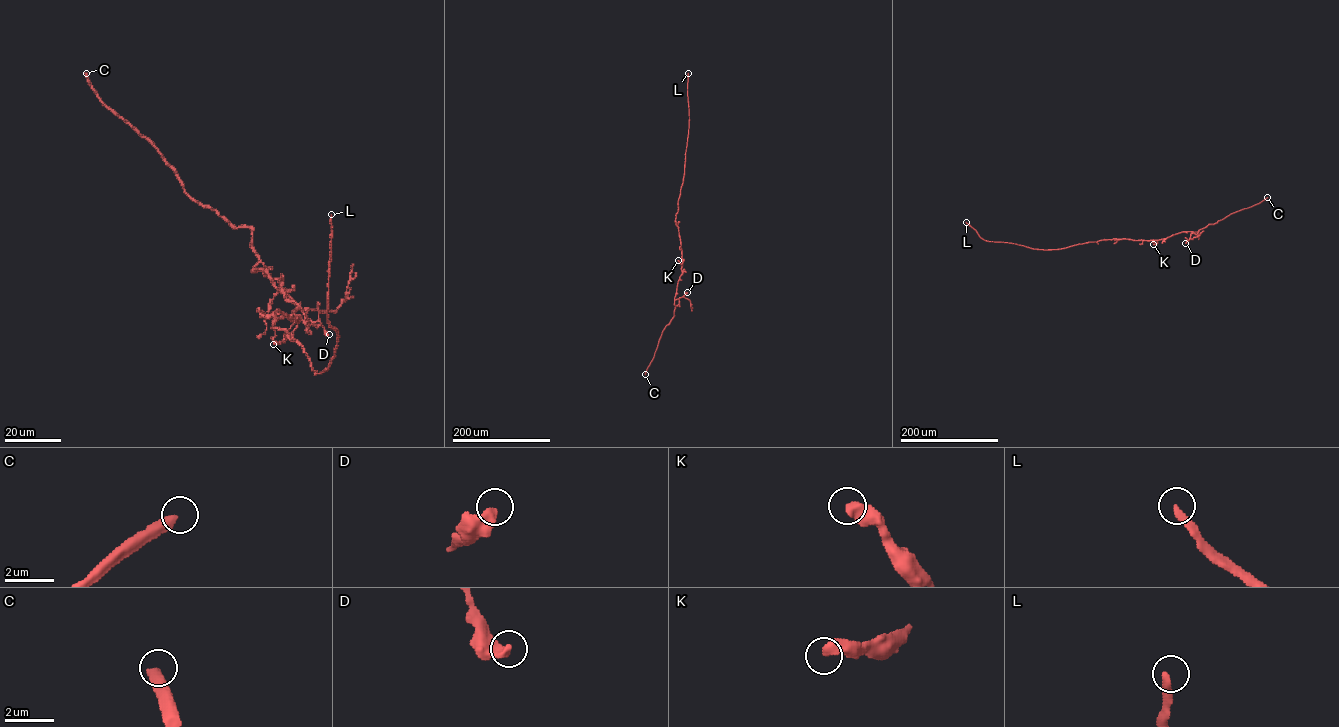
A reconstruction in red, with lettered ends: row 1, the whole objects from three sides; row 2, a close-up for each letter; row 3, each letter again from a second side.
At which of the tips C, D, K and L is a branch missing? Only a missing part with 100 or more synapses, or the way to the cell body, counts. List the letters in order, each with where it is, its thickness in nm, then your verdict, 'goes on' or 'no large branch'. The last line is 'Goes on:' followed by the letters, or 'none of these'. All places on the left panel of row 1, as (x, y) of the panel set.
C: place (86, 73); calibre 420 nm; no large branch
D: place (329, 334); calibre 400 nm; no large branch
K: place (273, 344); calibre 550 nm; no large branch
L: place (331, 214); calibre 320 nm; goes on
Goes on: L

